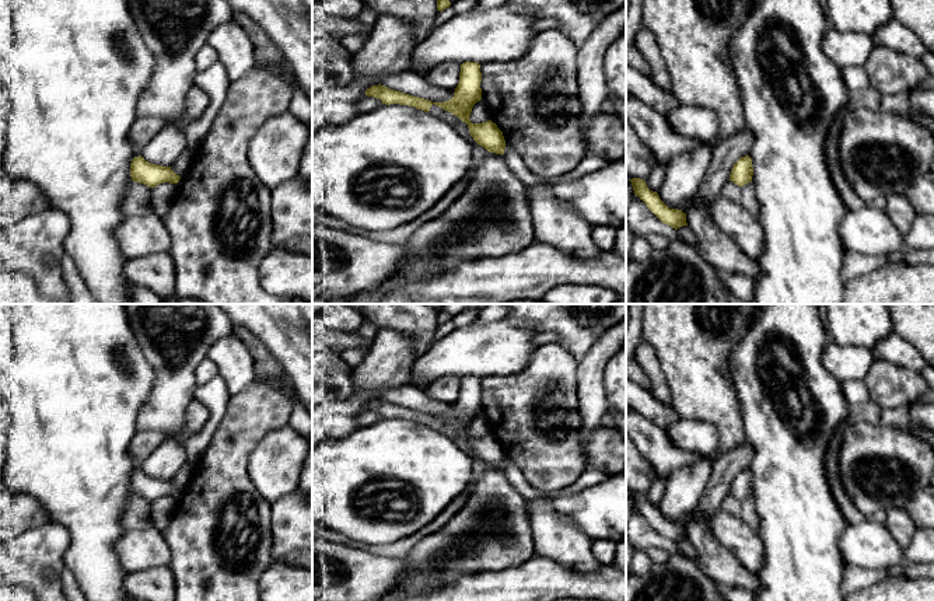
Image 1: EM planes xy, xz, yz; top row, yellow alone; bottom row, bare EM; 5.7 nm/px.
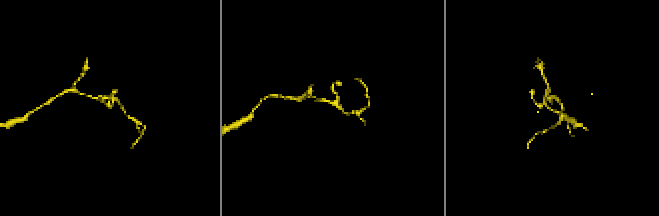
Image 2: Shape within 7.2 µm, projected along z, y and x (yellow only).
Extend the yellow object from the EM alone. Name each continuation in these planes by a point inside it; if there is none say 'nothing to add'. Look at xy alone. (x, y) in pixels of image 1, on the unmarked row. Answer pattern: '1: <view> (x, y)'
1: xy (137, 516)

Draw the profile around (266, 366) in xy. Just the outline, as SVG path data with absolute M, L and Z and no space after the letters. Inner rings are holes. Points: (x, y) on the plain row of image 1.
M234 325L232 333L239 338L253 357L255 381L267 384L269 378L280 378L288 381L281 364L274 356L256 339L256 336L246 328Z

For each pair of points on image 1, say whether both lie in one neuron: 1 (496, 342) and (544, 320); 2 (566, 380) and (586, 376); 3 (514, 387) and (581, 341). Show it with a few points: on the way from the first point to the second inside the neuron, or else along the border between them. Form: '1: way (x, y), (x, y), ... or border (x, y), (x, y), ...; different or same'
1: border (504, 318), (513, 324), (531, 324), (539, 332); different
2: border (579, 362), (576, 385), (577, 411); different
3: border (558, 342), (577, 362); different

